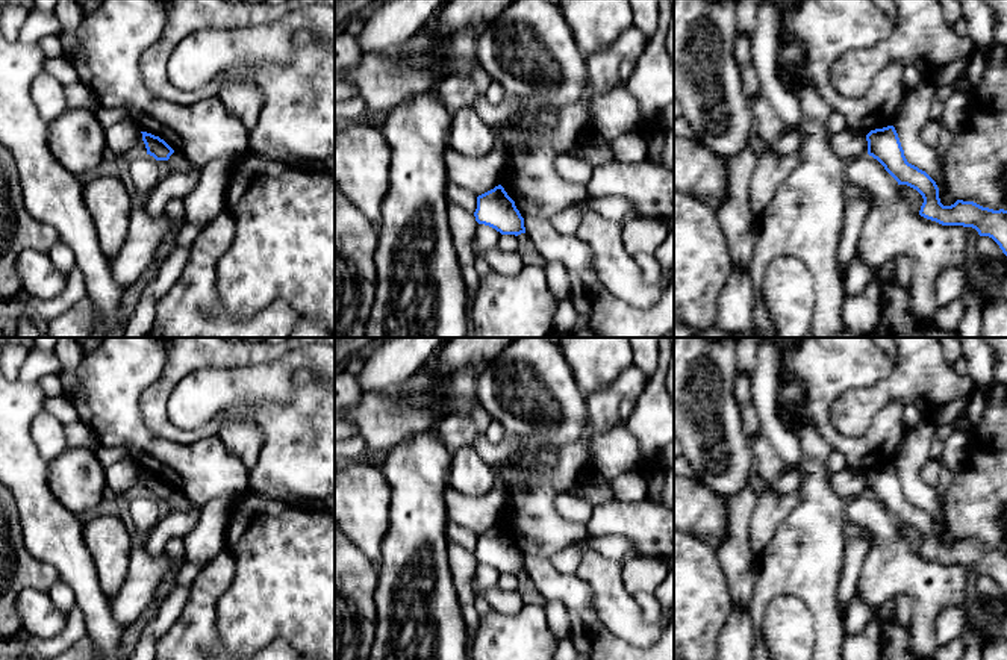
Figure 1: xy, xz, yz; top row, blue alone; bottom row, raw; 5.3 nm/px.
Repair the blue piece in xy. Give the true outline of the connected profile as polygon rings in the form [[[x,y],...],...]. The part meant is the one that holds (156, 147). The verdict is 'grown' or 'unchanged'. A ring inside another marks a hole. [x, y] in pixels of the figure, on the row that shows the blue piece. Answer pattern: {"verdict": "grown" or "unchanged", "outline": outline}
{"verdict": "unchanged", "outline": [[[147,132],[142,133],[142,141],[147,148],[147,154],[153,156],[156,160],[168,160],[174,150],[159,136]]]}

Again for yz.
{"verdict": "unchanged", "outline": [[[893,126],[871,130],[866,141],[868,154],[877,159],[898,185],[907,185],[922,195],[921,216],[942,226],[972,227],[980,236],[992,238],[1007,256],[1007,210],[993,210],[963,200],[943,206],[936,182],[907,162]]]}

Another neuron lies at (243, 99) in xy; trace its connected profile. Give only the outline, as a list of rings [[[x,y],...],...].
[[[230,76],[221,80],[218,98],[247,132],[256,126],[262,107],[262,92],[253,82]]]

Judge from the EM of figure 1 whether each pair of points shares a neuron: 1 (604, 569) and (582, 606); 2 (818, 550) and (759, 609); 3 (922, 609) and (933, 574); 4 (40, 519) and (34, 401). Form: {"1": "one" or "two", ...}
{"1": "two", "2": "one", "3": "one", "4": "one"}

